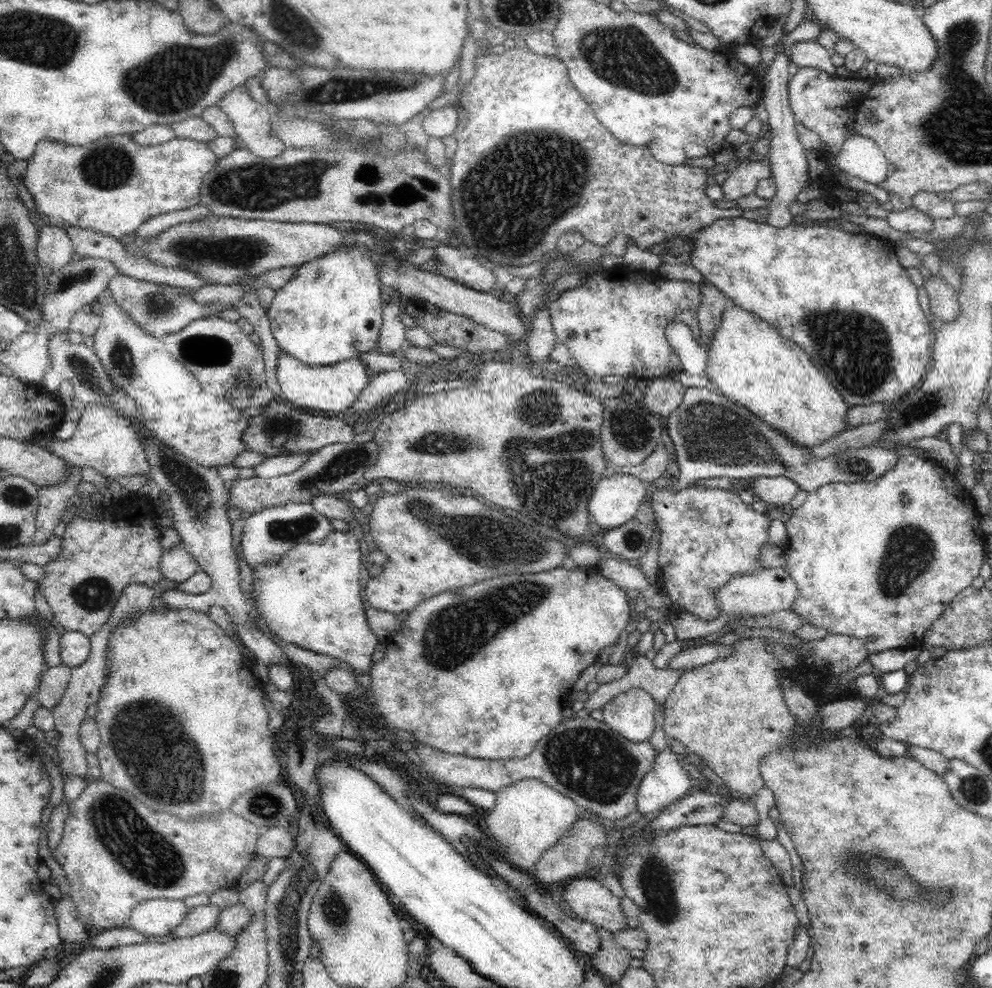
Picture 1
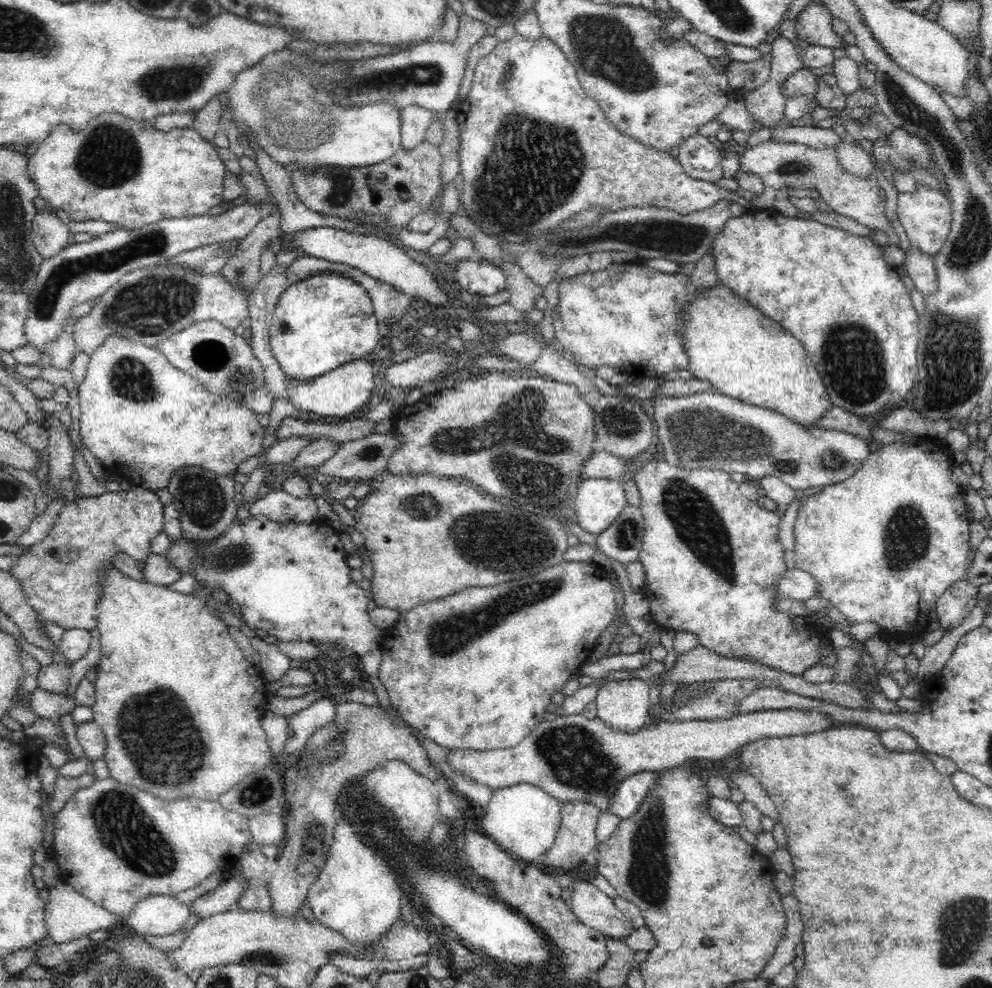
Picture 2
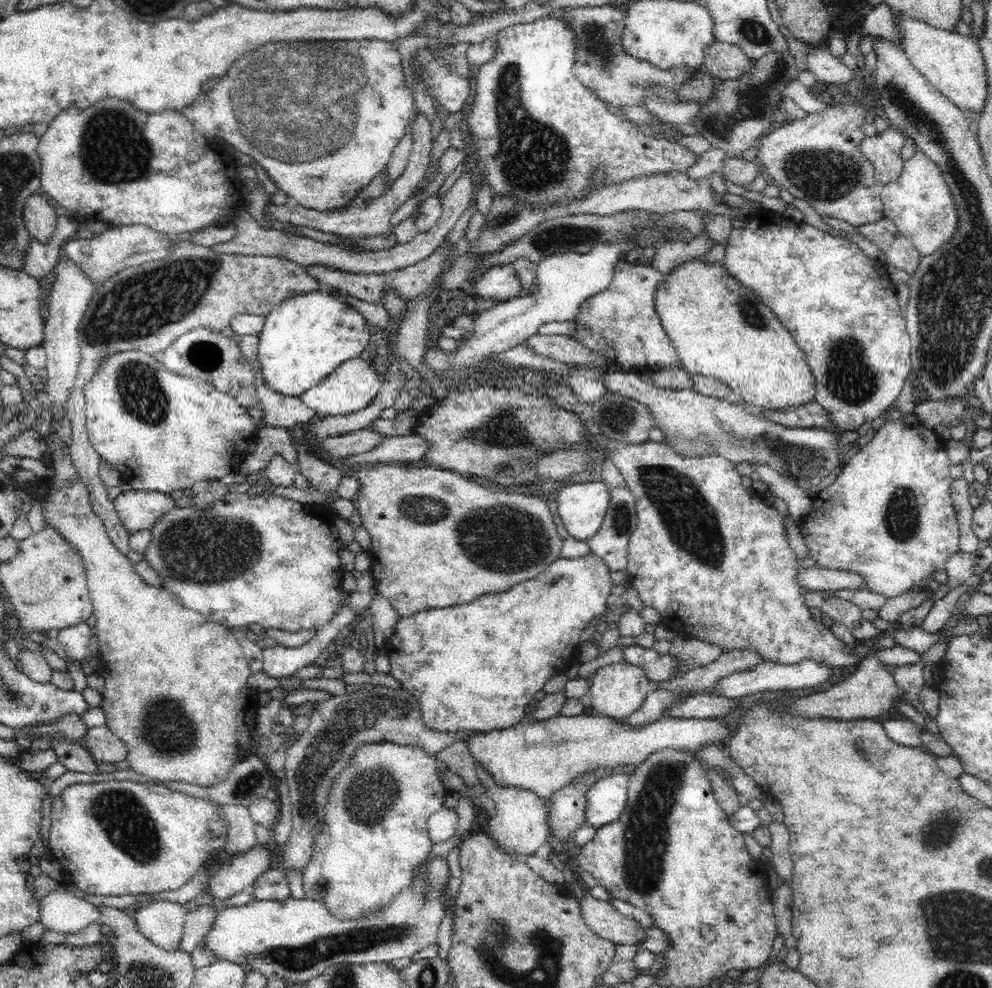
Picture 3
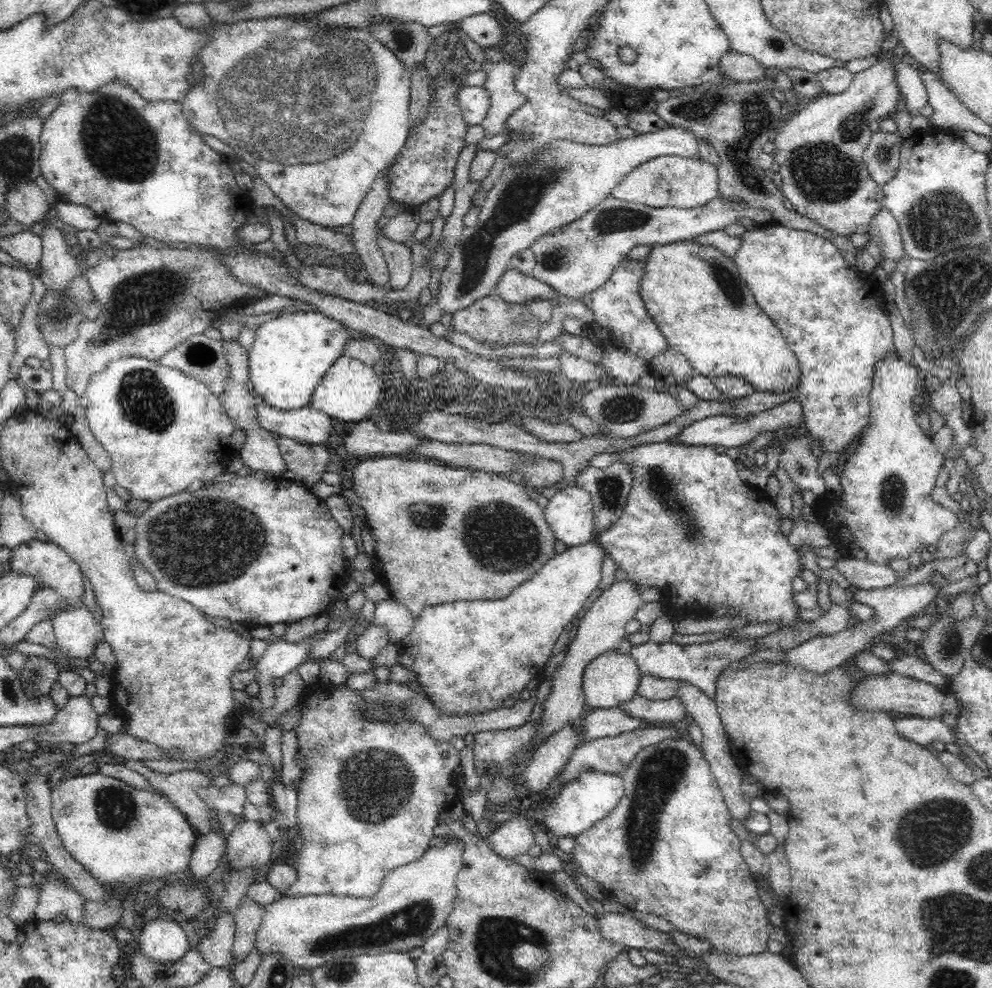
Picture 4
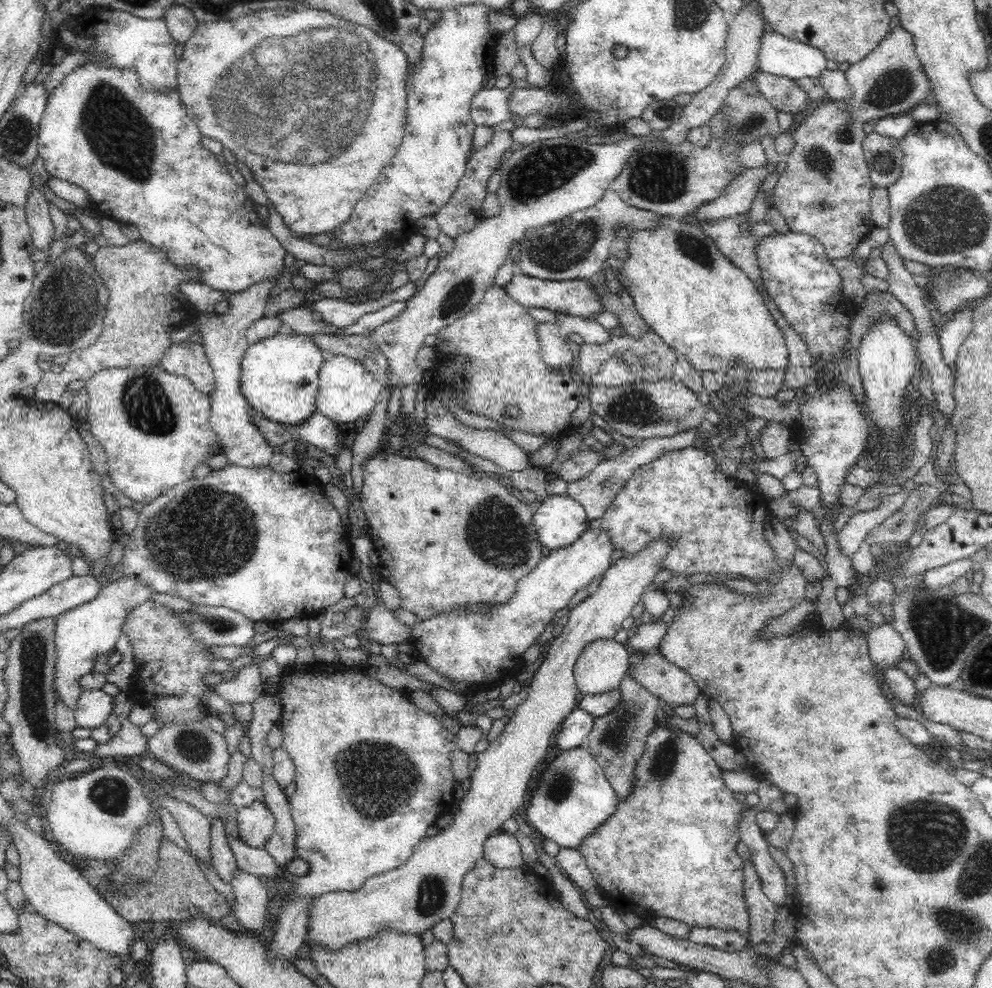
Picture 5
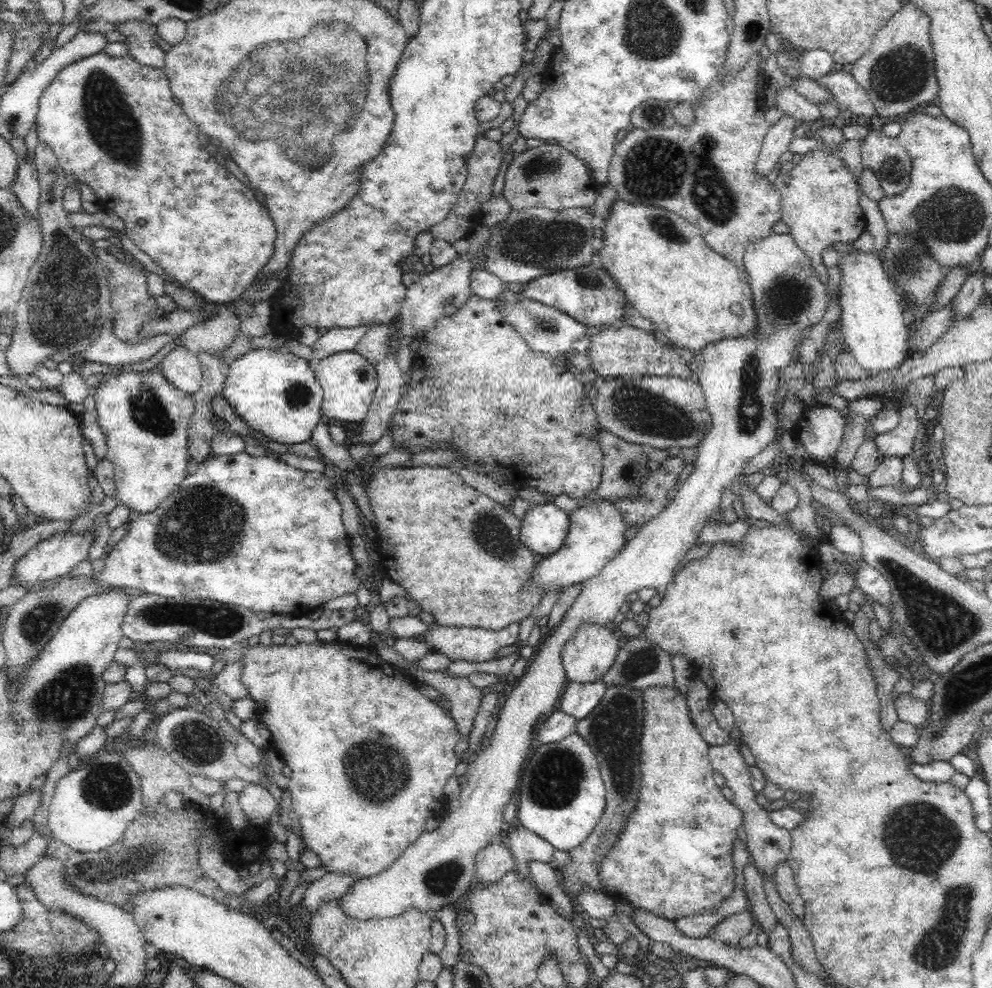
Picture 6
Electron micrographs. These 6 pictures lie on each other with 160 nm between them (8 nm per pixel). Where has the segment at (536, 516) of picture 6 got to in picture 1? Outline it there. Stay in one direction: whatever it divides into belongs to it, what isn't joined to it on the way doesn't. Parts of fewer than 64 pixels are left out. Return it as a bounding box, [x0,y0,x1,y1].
[587,473,650,528]

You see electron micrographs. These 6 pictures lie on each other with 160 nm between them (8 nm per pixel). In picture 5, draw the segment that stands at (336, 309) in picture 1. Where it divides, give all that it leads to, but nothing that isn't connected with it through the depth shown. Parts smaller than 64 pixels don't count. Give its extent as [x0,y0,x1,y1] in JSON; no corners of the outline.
[240,331,326,425]

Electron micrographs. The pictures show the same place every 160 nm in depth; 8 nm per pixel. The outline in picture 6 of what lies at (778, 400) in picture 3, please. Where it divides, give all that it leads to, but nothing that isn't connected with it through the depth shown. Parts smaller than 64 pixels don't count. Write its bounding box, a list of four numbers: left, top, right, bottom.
[597,199,755,358]

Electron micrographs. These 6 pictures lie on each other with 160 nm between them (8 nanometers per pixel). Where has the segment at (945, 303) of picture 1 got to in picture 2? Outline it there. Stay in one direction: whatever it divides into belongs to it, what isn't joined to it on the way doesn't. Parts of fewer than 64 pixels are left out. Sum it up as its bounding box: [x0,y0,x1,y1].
[903,249,937,296]

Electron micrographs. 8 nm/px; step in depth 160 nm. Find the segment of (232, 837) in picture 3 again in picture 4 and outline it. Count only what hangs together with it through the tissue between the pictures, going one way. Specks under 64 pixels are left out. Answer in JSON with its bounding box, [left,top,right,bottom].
[197,783,247,825]

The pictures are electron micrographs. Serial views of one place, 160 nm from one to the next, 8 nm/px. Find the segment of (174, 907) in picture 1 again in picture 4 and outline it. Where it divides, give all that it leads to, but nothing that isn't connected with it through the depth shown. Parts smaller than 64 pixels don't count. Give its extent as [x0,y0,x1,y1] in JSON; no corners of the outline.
[136,918,189,965]

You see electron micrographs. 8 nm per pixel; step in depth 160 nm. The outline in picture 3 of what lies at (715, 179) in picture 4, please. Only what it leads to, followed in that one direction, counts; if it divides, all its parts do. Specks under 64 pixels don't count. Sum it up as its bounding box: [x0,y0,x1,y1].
[566,171,719,215]

